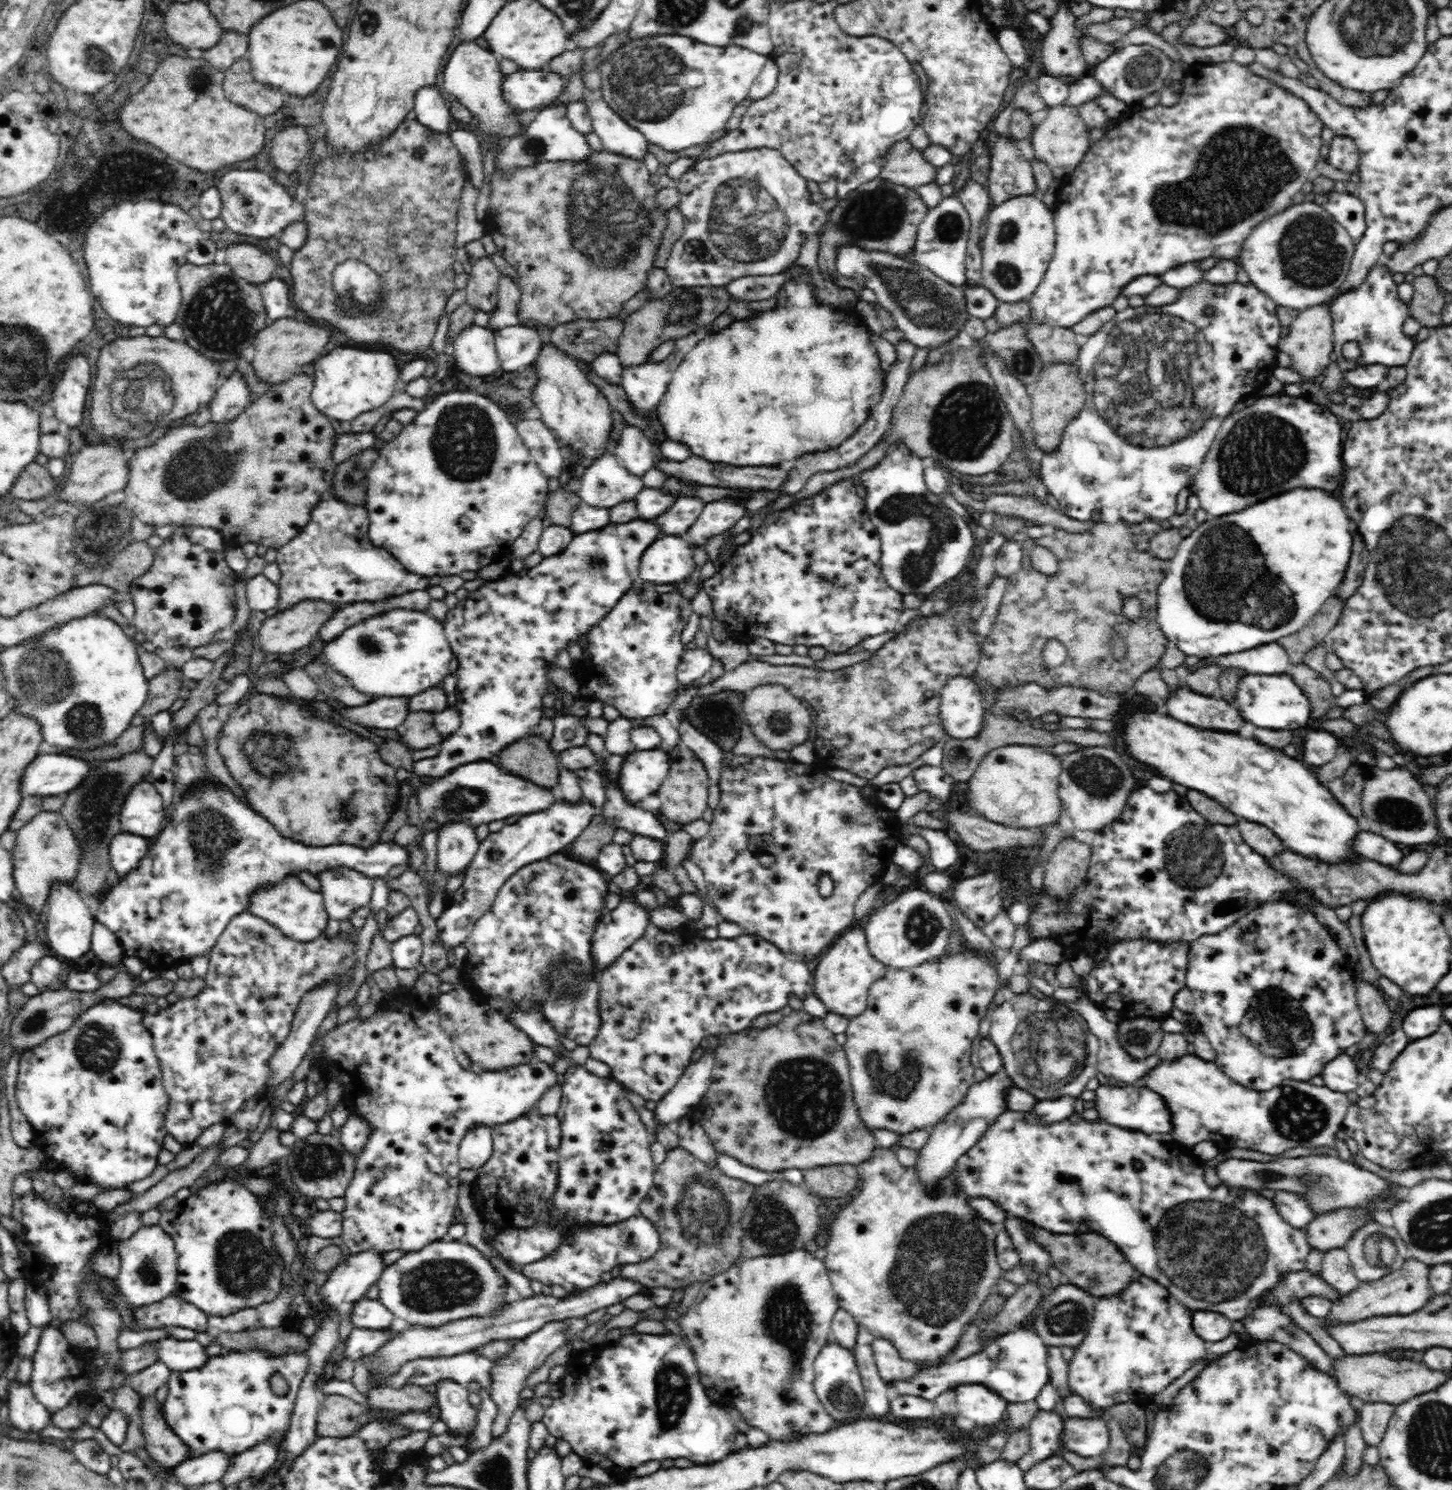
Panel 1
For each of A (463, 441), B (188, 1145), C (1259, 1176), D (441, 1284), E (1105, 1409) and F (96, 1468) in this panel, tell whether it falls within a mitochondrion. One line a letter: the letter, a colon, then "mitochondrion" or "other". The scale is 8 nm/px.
A: mitochondrion
B: other
C: mitochondrion
D: mitochondrion
E: other
F: other

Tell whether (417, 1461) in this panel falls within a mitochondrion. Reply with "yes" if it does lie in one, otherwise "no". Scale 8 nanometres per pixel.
no

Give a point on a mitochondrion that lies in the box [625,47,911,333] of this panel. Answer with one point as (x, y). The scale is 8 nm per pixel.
(747, 225)

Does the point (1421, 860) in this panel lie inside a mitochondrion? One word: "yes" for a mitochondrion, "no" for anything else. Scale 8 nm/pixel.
no

